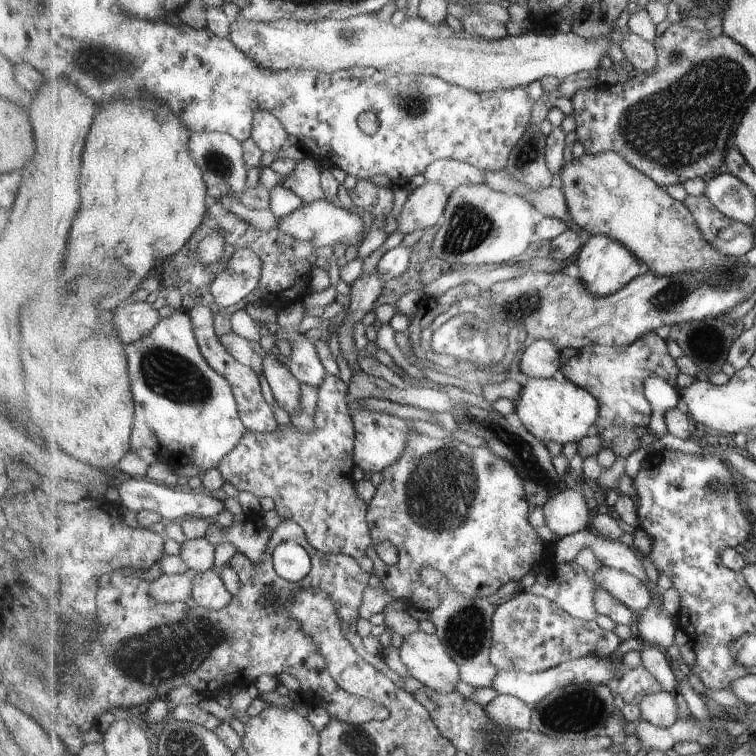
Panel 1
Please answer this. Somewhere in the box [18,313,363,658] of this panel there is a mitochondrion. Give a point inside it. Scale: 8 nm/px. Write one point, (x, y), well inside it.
(176, 379)

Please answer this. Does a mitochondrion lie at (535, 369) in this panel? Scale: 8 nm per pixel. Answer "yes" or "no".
no

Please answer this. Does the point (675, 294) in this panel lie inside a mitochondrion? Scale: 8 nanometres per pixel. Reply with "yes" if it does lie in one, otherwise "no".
yes

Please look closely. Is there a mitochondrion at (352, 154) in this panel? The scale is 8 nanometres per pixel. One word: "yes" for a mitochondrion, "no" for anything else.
no

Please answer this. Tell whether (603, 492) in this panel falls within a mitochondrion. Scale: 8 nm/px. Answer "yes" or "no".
no

